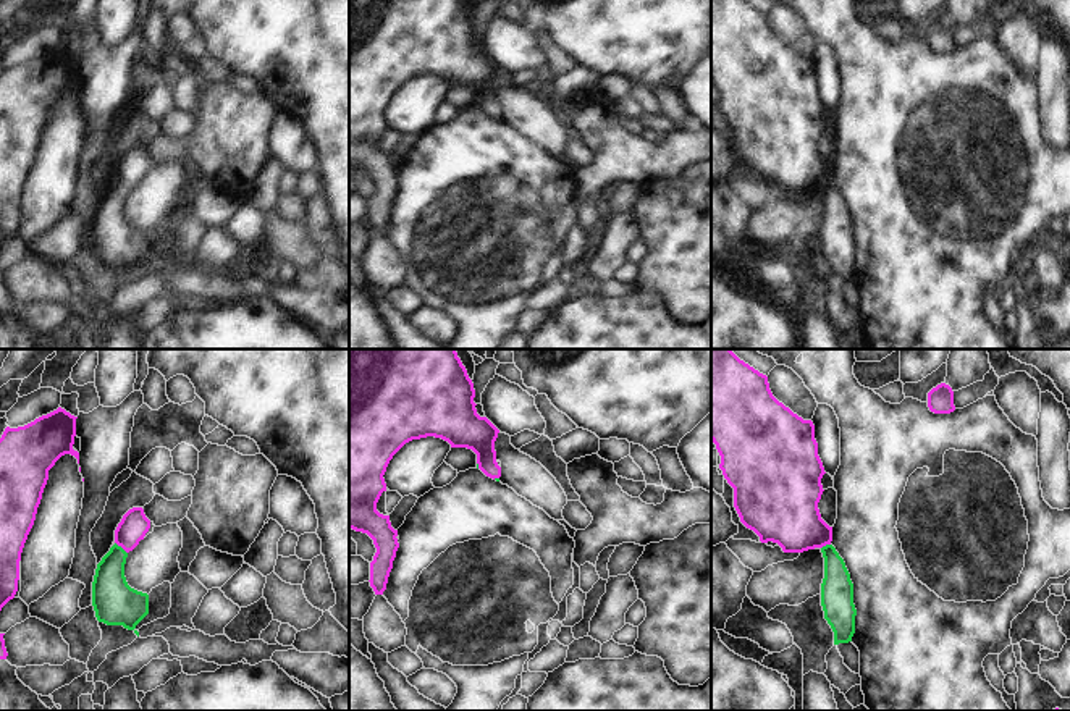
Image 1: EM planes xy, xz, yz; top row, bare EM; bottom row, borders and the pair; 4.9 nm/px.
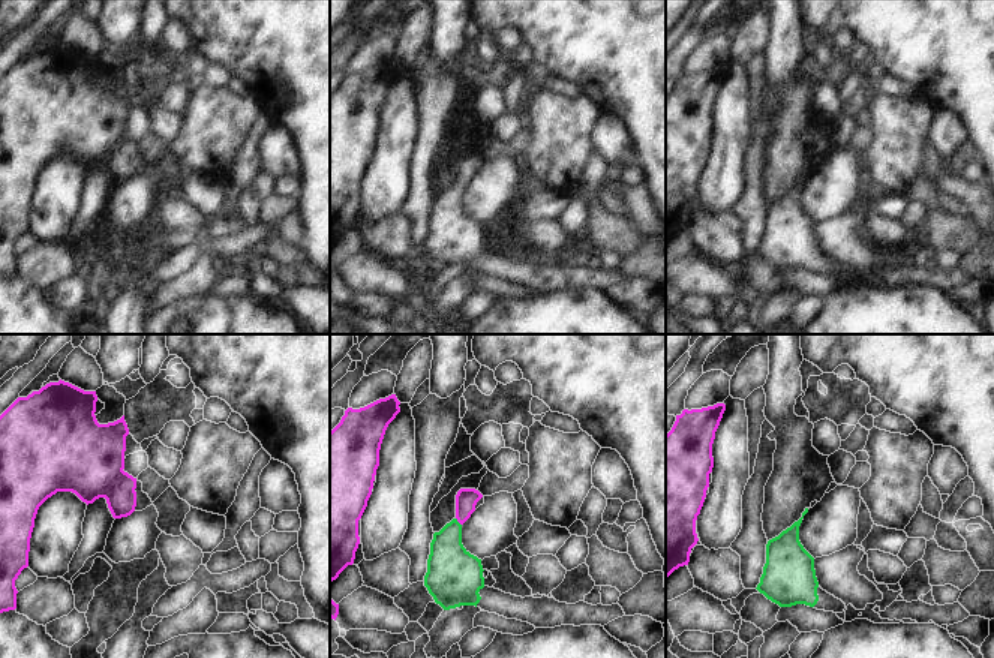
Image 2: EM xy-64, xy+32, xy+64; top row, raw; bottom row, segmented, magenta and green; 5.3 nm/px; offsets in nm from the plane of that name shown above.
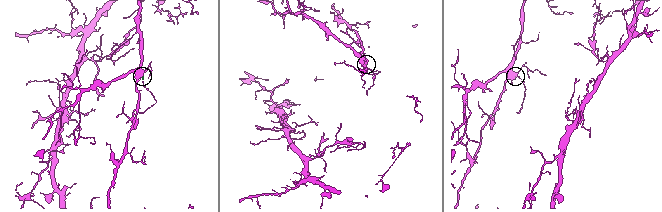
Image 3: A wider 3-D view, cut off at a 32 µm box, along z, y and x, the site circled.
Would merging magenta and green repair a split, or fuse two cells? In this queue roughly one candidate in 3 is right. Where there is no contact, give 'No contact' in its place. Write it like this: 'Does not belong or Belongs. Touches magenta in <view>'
Belongs. Touches magenta in xy

